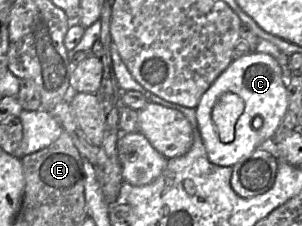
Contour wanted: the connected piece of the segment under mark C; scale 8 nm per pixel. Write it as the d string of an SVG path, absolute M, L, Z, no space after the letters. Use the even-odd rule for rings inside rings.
M255 51L234 59L204 92L195 108L199 133L209 161L221 167L233 167L257 149L267 149L267 144L273 141L286 109L286 86L281 68L273 56ZM226 93L234 93L244 103L244 110L235 125L235 137L230 143L219 140L212 120L216 102Z

